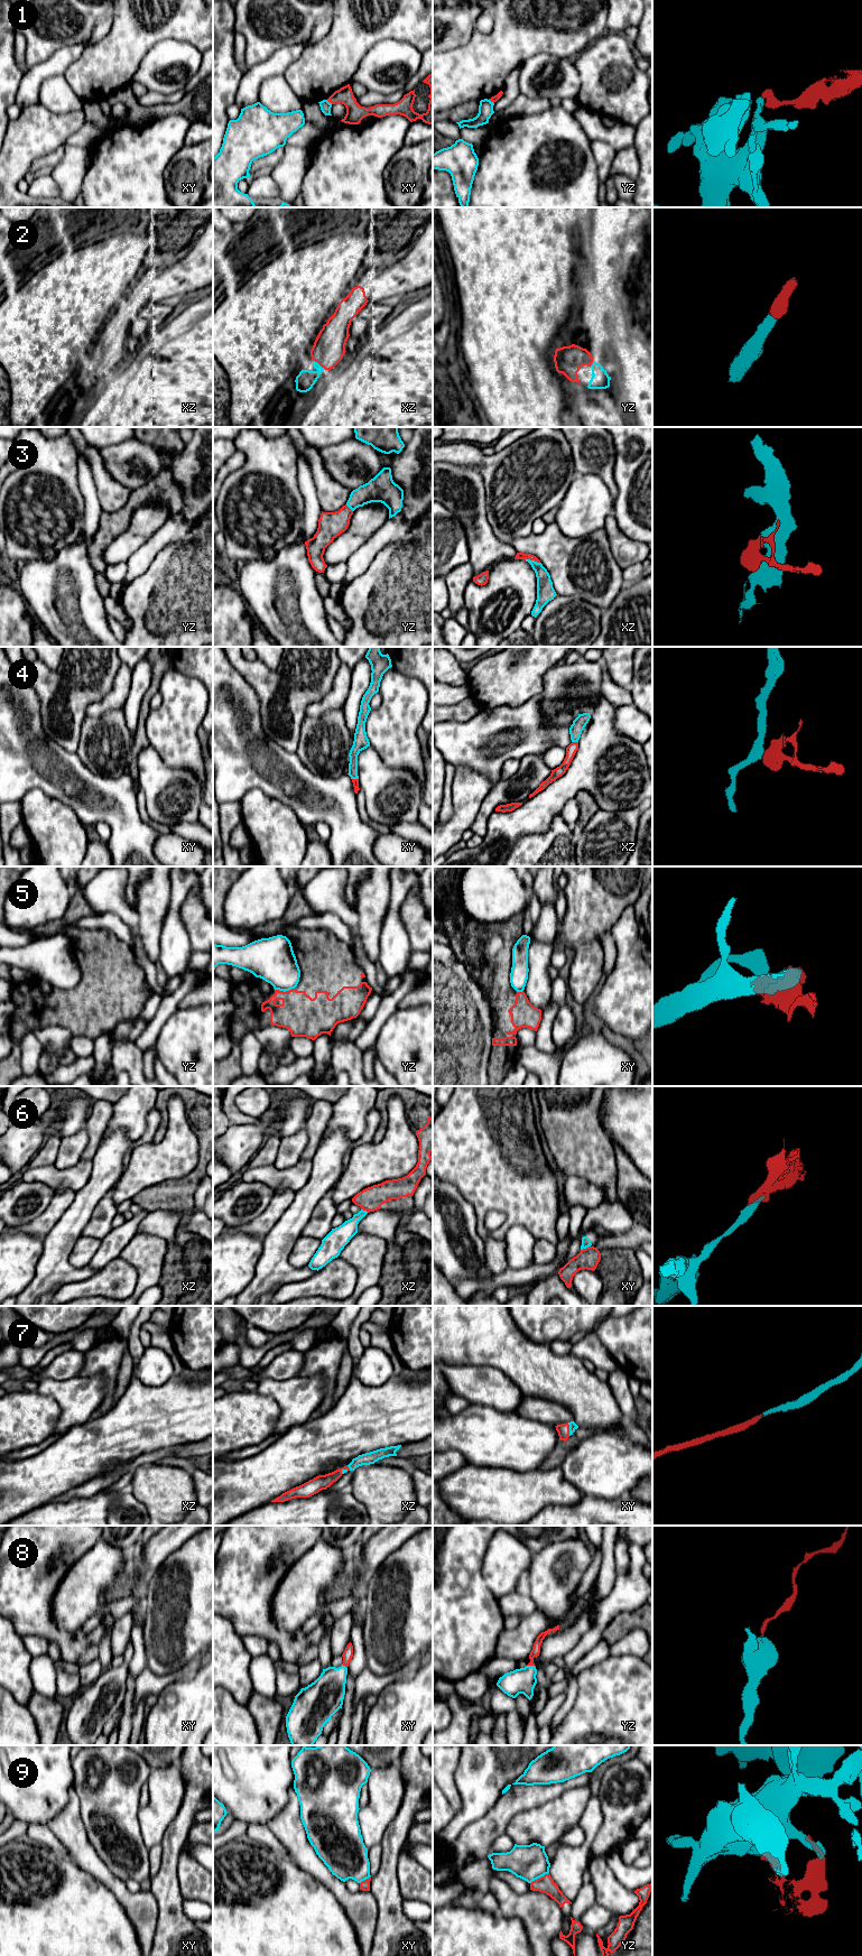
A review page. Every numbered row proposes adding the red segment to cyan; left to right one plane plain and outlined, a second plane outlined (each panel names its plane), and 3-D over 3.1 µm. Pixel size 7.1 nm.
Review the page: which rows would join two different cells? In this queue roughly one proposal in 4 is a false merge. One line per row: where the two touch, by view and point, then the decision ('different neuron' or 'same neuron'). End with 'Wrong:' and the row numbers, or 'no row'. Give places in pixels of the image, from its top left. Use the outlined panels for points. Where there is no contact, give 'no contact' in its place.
1: xy (328, 102) | different neuron
2: xz (318, 364) | same neuron
3: xz (533, 561) | same neuron
4: xy (355, 778) | different neuron
5: yz (285, 991) | different neuron
6: xy (585, 1248) | different neuron
7: xy (569, 1429) | same neuron
8: yz (531, 1666) | same neuron
9: yz (539, 1876) | different neuron
Wrong: 1, 4, 5, 6, 9

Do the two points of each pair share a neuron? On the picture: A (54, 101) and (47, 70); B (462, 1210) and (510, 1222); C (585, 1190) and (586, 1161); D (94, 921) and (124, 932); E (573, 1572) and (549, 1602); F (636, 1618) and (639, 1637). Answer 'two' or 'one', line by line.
A: two
B: two
C: two
D: one
E: one
F: two

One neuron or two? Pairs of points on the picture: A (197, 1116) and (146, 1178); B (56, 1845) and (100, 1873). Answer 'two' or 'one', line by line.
A: two
B: two

